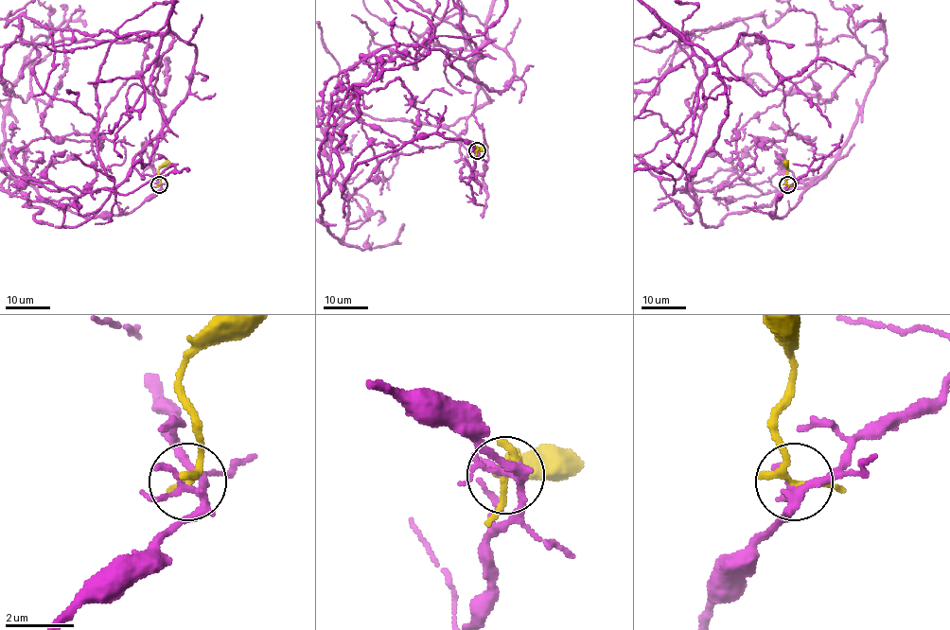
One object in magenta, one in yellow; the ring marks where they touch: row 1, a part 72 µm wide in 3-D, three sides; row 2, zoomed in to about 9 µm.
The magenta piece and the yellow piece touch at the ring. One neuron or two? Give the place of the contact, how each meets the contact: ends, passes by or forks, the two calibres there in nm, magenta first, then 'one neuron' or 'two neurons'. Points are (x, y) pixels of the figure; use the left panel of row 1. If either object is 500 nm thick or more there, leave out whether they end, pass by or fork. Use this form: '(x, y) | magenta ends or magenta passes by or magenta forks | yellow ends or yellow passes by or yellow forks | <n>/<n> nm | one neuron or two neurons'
(159, 184) | magenta forks | yellow passes by | 200/200 nm | two neurons

